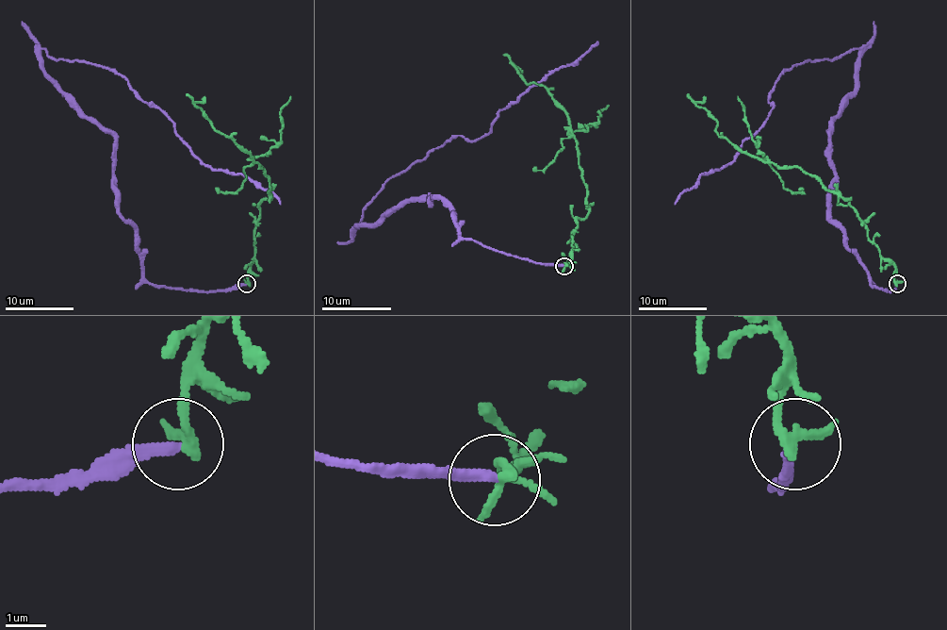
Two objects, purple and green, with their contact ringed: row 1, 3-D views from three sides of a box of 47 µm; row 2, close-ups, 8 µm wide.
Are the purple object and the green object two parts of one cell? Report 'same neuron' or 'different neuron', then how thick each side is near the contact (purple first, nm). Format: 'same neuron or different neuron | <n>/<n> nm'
different neuron | 280/240 nm

